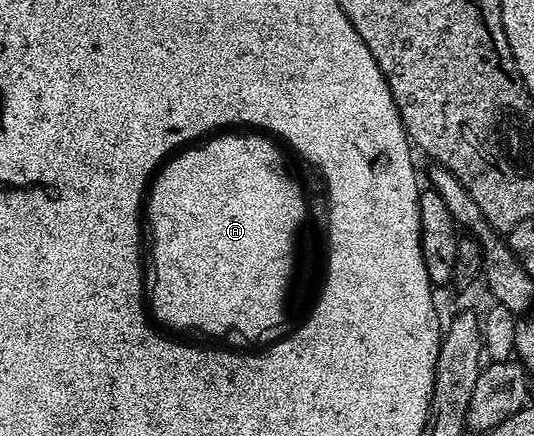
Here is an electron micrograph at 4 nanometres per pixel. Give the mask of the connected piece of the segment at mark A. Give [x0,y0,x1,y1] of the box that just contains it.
[136,121,310,347]

